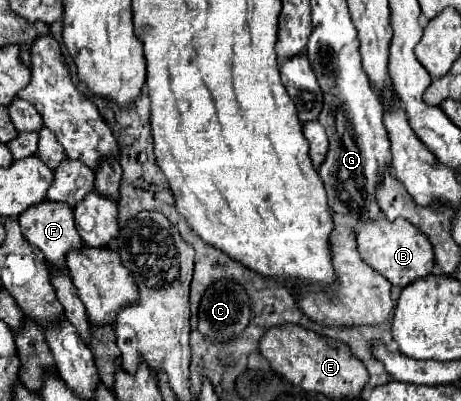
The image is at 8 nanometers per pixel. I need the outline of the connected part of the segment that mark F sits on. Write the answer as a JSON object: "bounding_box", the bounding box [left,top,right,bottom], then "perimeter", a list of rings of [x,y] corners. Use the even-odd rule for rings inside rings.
{"bounding_box":[18,200,82,268],"perimeter":[[[46,200],[46,202],[42,202],[42,206],[34,206],[34,210],[26,210],[26,214],[22,214],[22,218],[18,218],[18,222],[22,226],[24,238],[42,250],[42,254],[50,266],[64,268],[66,252],[82,246],[82,238],[76,232],[74,212],[70,206],[62,206],[62,202]]]}

